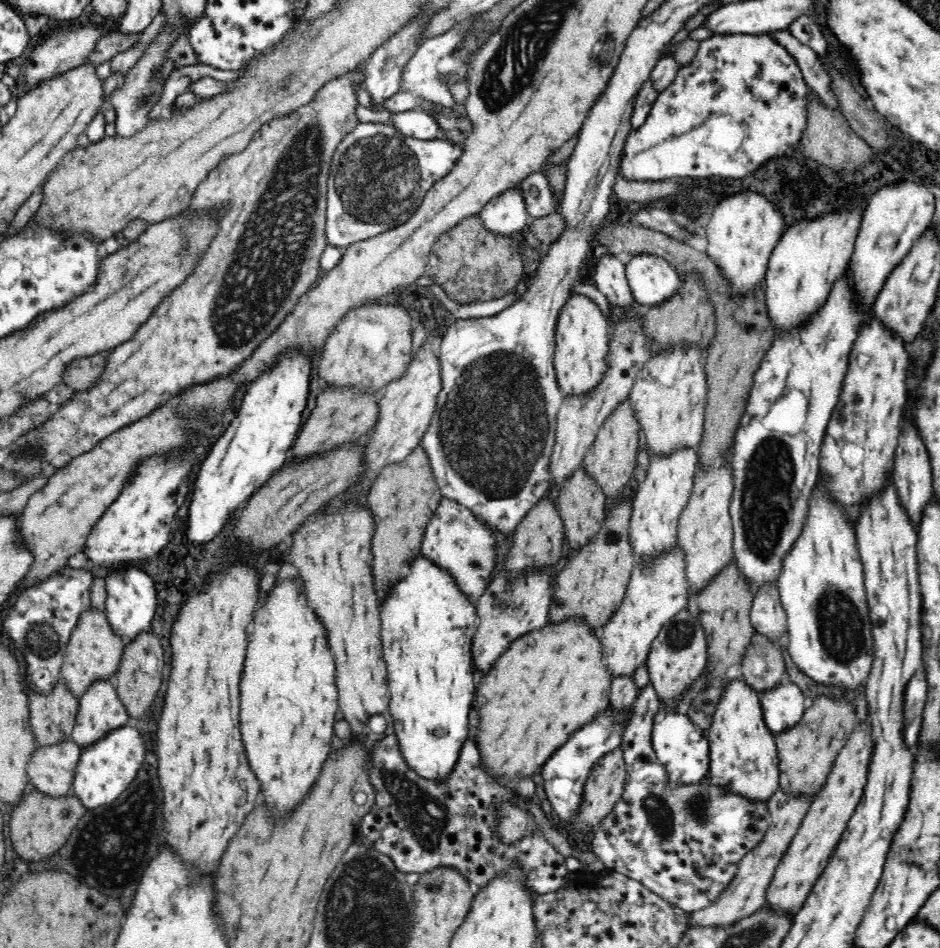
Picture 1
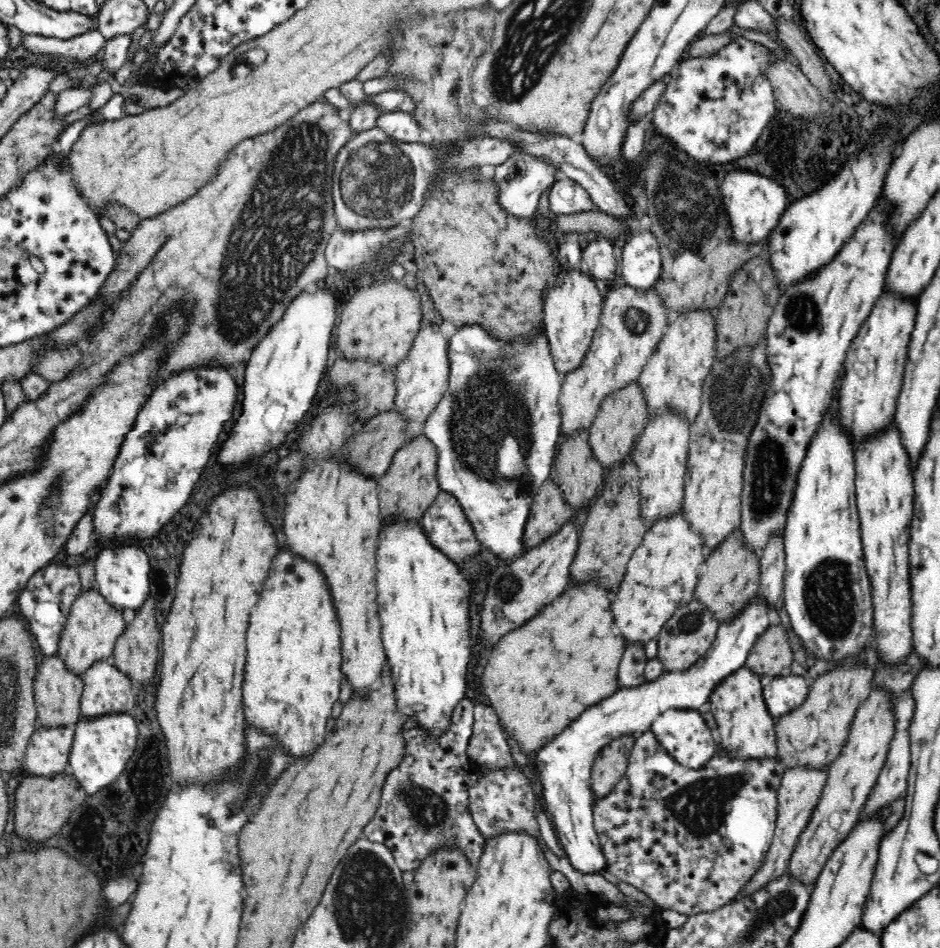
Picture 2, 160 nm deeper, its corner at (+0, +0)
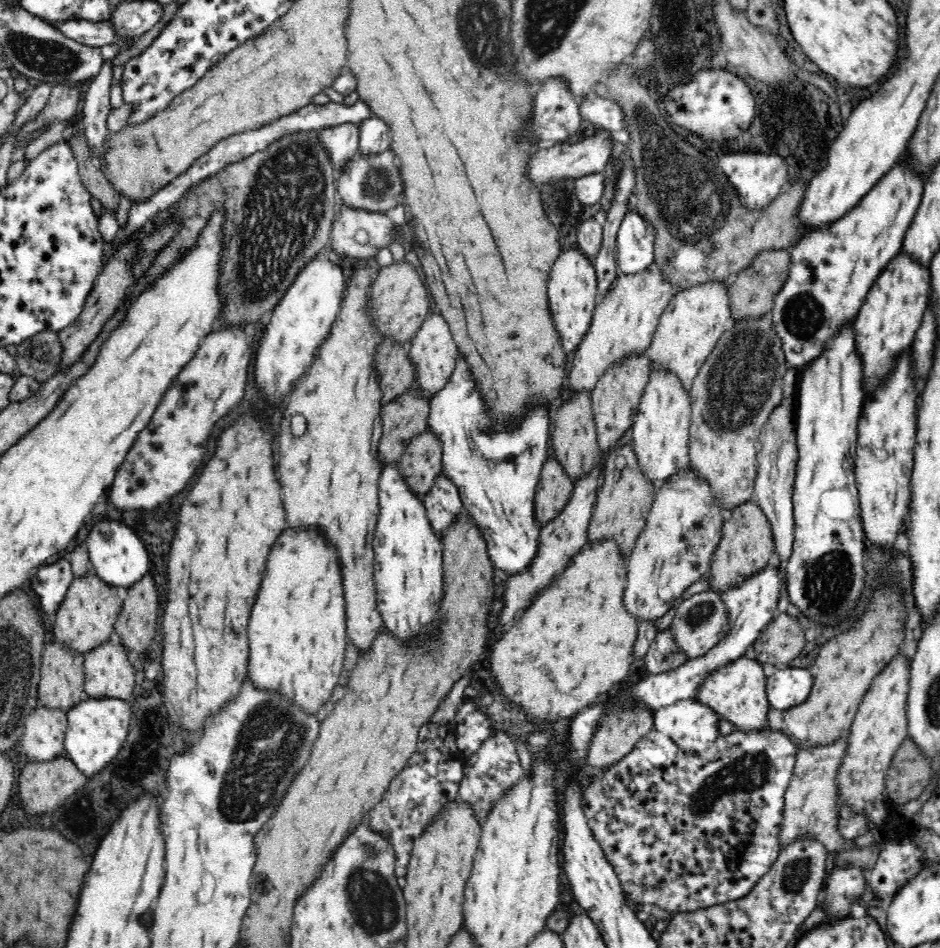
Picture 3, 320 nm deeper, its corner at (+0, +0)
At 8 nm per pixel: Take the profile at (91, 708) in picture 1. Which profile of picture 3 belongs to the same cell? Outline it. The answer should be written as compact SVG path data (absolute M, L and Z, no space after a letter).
M113 635L83 655L83 688L87 696L107 696L128 701L134 692L136 674L127 652L121 641Z

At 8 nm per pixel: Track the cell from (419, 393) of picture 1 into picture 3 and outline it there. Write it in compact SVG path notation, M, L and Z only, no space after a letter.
M440 314L428 316L423 322L423 326L414 335L413 341L408 345L410 359L412 359L416 369L418 369L413 387L419 387L431 400L433 394L444 388L449 382L456 366L456 361L458 361L460 356L457 351L457 344L454 343L453 334L445 318Z

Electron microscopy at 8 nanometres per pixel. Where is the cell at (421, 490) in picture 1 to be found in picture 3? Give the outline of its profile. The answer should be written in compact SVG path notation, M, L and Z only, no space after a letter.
M430 429L415 436L397 464L406 485L422 496L426 494L442 473L442 455L440 439Z

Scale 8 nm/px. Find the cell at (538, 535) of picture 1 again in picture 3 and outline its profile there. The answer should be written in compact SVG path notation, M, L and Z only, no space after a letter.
M551 449L542 467L534 502L535 519L543 526L562 512L574 485Z

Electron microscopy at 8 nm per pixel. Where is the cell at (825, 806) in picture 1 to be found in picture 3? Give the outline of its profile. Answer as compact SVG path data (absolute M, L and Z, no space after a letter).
M896 654L886 668L874 678L866 691L854 717L845 757L838 771L840 819L849 819L849 812L864 813L874 825L879 826L888 819L885 804L884 776L892 762L895 750L909 737L907 721L907 698L910 692L910 660Z

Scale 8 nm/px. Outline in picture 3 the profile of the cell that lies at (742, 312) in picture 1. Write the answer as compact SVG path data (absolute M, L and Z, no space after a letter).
M788 249L764 250L754 257L748 267L731 279L729 297L735 320L742 320L748 316L758 318L766 312L771 312L778 291L785 285L788 278L790 263L791 256Z

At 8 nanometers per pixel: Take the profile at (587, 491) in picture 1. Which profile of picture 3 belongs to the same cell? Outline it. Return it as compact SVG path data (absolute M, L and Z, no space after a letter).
M580 390L570 392L568 400L561 406L558 412L550 416L550 449L555 457L568 473L572 481L578 481L581 475L590 473L598 460L597 428L595 425L593 407L591 402L591 391Z

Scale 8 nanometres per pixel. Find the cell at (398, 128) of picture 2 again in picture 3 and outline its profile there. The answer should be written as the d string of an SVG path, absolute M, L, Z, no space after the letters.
M370 117L358 123L360 155L377 155L390 149L391 134L388 124L378 117Z

